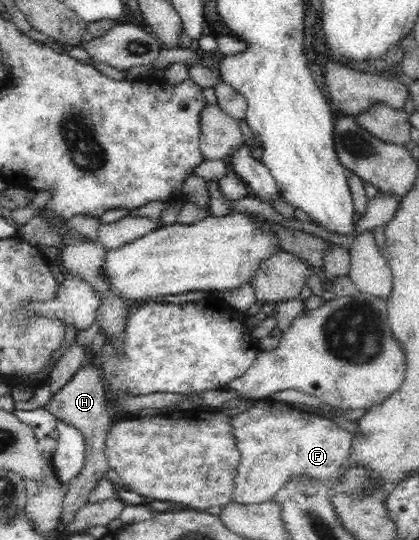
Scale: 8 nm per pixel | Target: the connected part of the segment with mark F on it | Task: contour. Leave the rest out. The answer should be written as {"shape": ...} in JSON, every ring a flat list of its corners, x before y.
{"shape":[[272,398,256,399,247,410,229,417,229,422,240,454,231,496,236,503,273,501,279,490,297,477,332,483,343,472,352,447,351,434,333,421]]}

